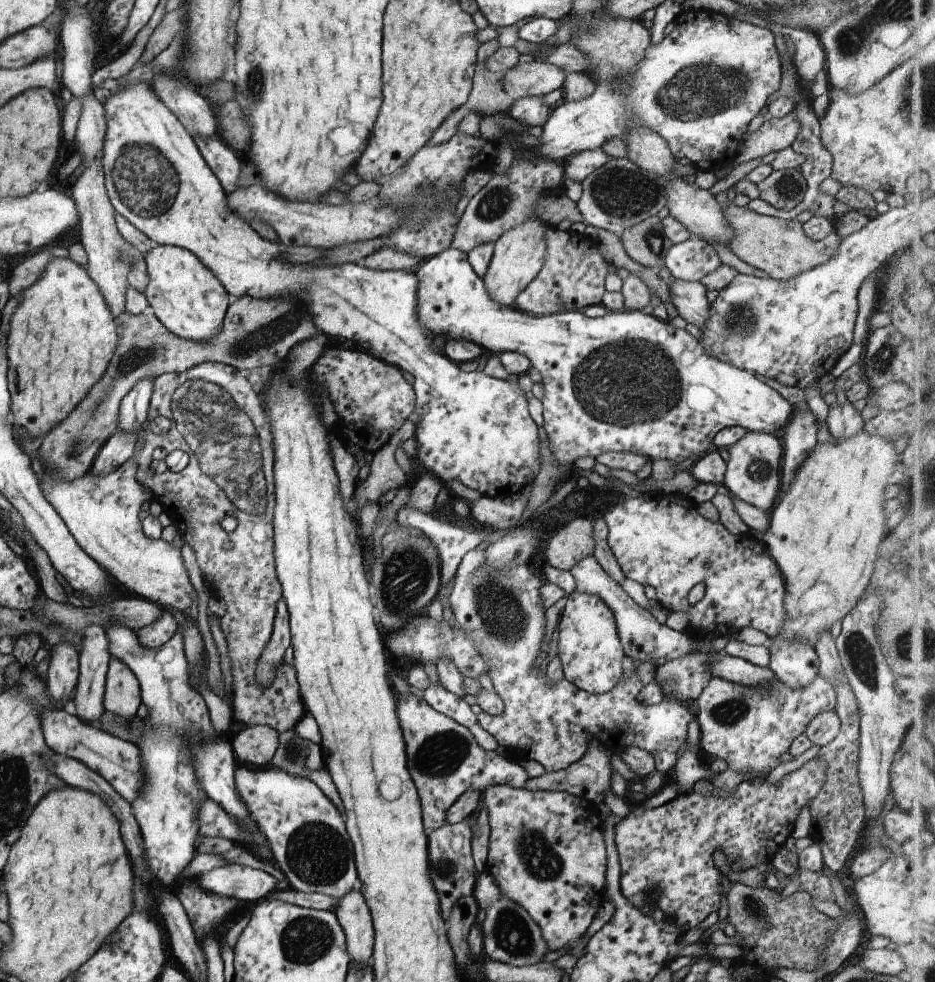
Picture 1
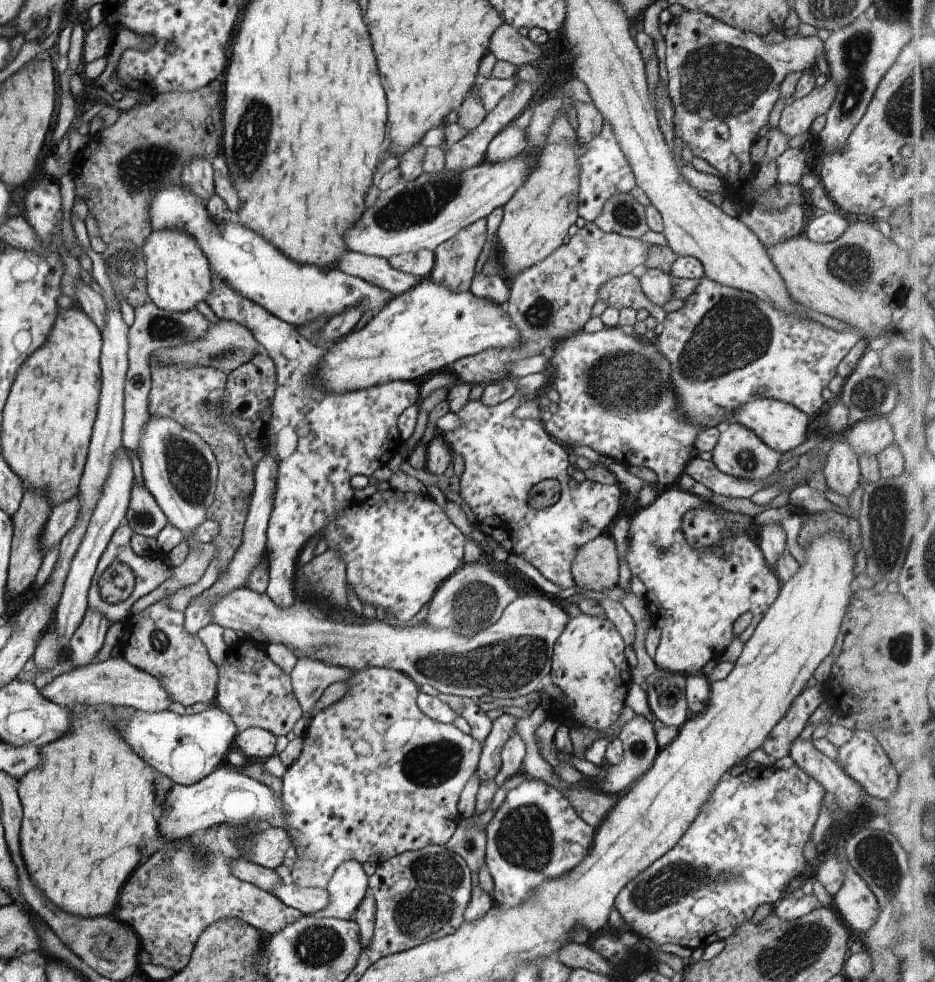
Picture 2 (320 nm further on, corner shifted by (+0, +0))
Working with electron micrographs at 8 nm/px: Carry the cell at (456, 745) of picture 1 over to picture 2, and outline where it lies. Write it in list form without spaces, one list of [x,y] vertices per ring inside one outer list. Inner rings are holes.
[[[368,667],[356,671],[347,681],[348,691],[345,695],[324,710],[313,716],[307,731],[302,736],[302,750],[283,776],[283,808],[285,826],[293,842],[292,855],[295,863],[291,868],[289,881],[299,887],[326,888],[332,873],[344,861],[356,859],[363,862],[383,863],[386,859],[408,851],[417,851],[425,846],[444,846],[455,833],[460,823],[458,800],[470,777],[477,772],[481,755],[481,742],[472,735],[462,732],[452,723],[439,723],[428,718],[417,705],[419,686],[403,672],[386,667]]]

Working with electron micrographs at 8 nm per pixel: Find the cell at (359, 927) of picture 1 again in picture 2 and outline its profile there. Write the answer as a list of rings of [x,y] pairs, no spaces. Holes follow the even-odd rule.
[[[356,859],[344,861],[328,881],[326,889],[329,892],[329,903],[318,915],[350,919],[350,914],[357,909],[368,886],[362,864]]]

